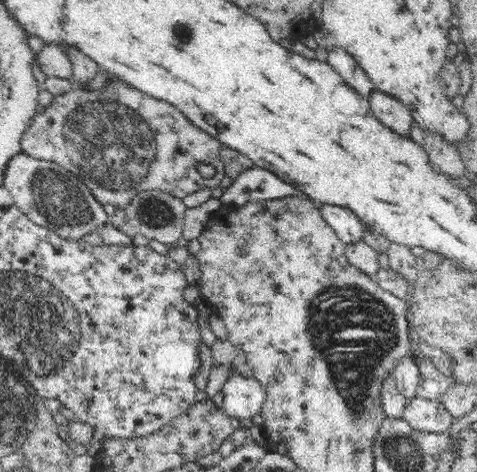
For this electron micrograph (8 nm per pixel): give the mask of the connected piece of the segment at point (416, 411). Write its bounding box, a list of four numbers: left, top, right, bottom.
[401,396,454,433]

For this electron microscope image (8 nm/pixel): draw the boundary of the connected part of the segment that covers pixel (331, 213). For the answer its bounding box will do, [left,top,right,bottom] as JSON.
[318,204,365,245]

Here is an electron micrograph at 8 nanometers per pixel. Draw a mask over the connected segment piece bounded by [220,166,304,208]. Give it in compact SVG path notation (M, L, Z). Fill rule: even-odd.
M255 166L245 170L233 180L231 186L223 190L220 204L234 204L238 208L250 201L274 200L292 195L304 194L269 170Z

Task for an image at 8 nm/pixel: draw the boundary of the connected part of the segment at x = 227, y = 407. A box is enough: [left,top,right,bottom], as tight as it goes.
[220,372,267,420]

